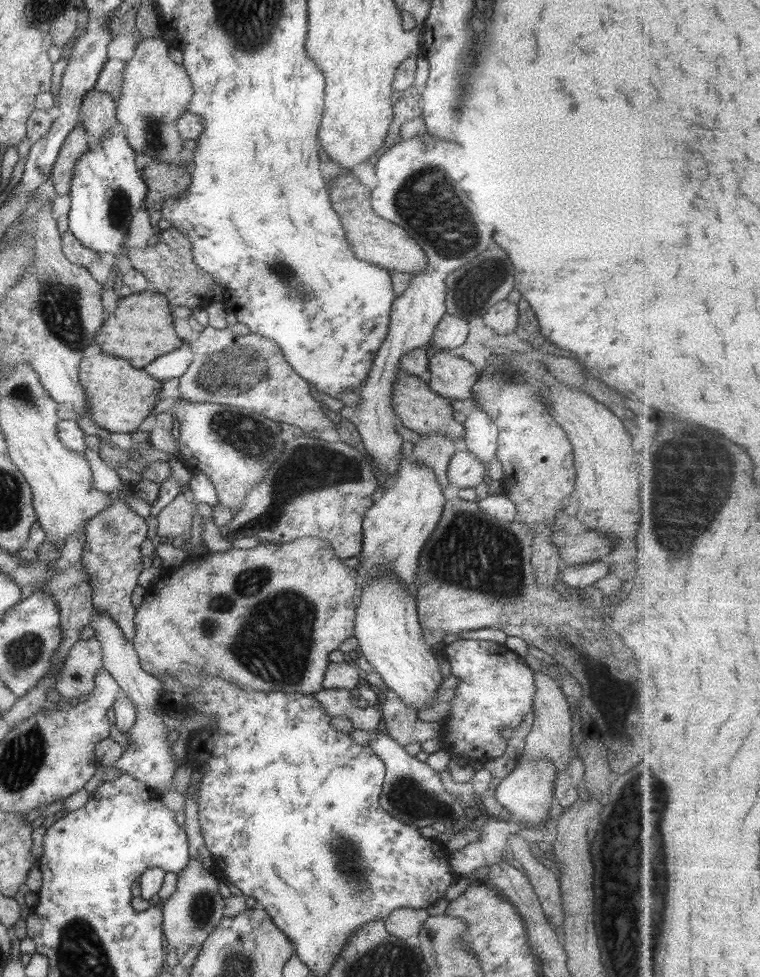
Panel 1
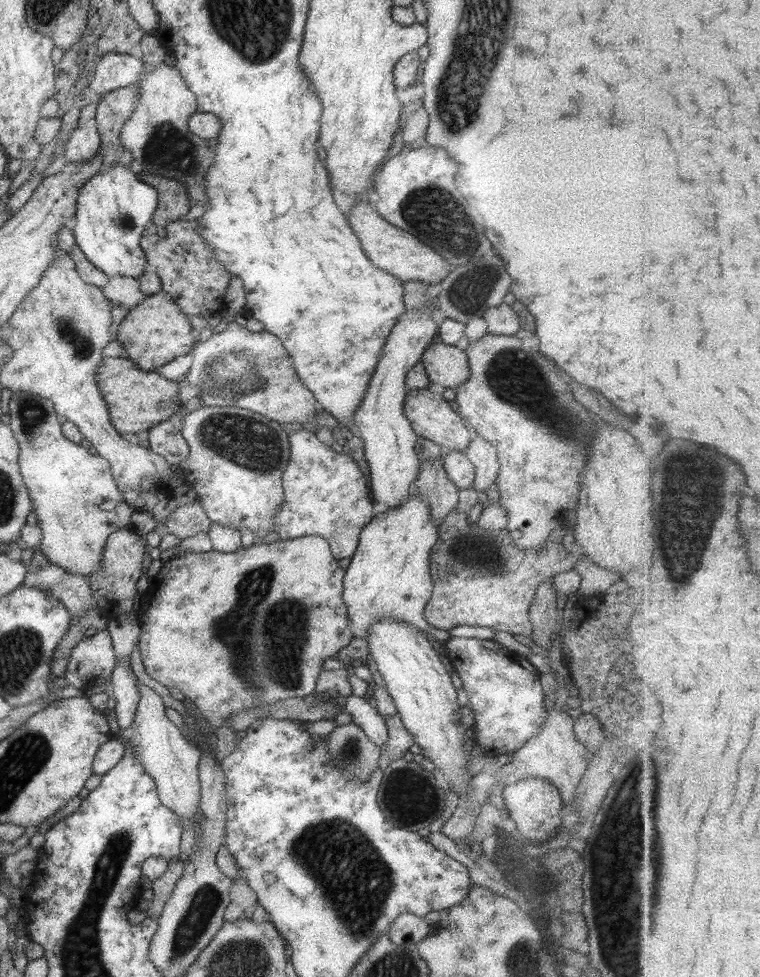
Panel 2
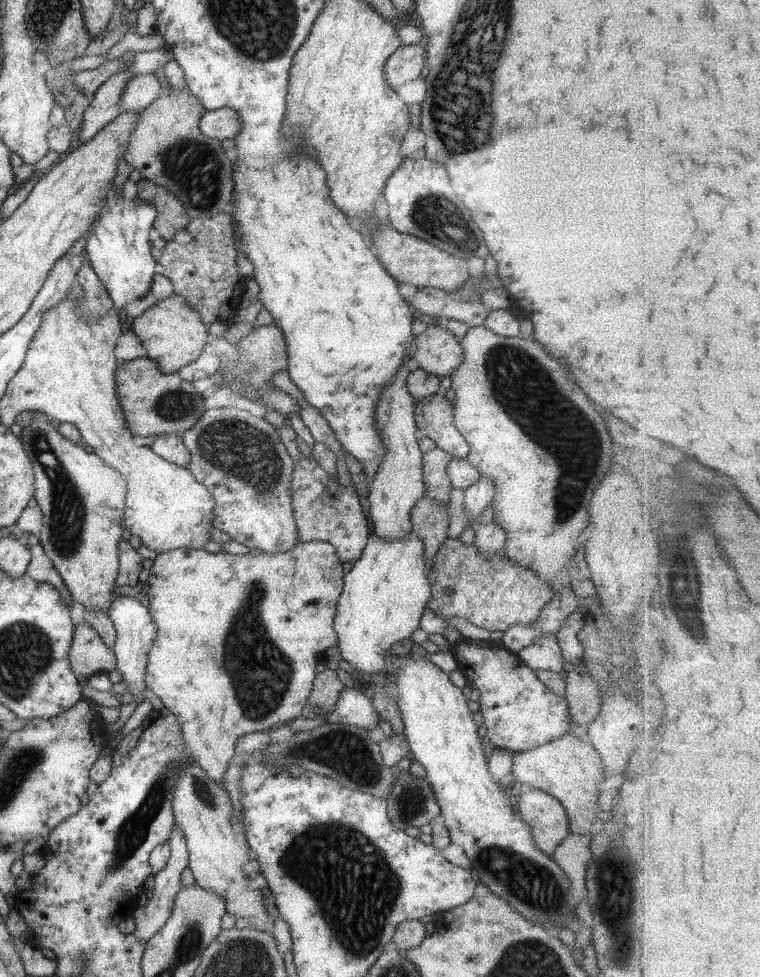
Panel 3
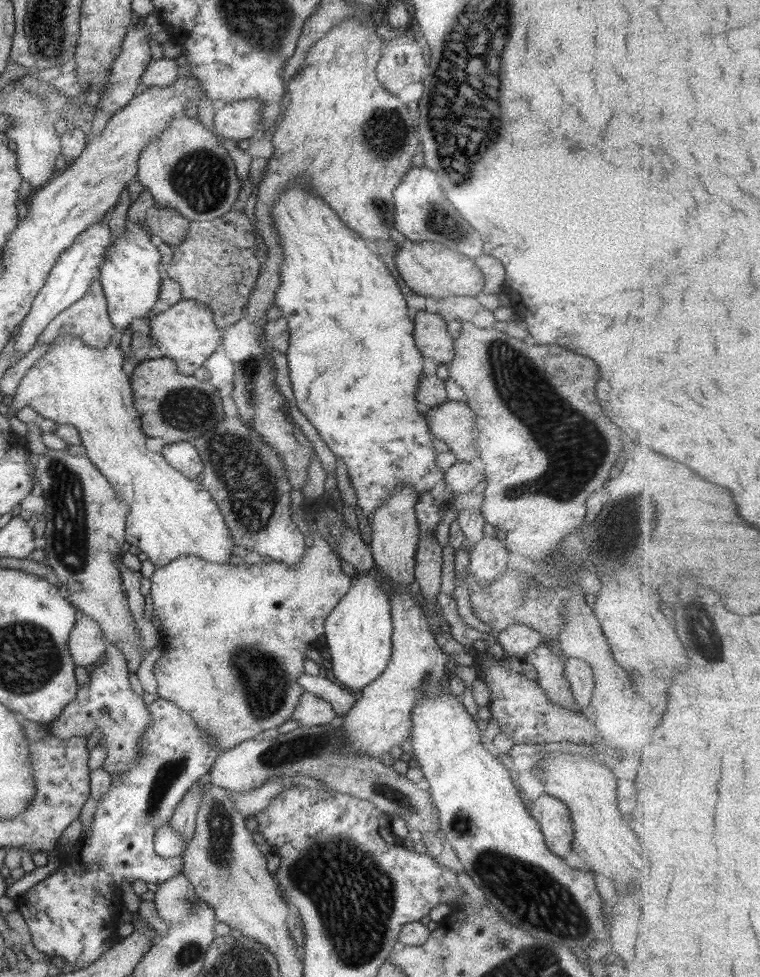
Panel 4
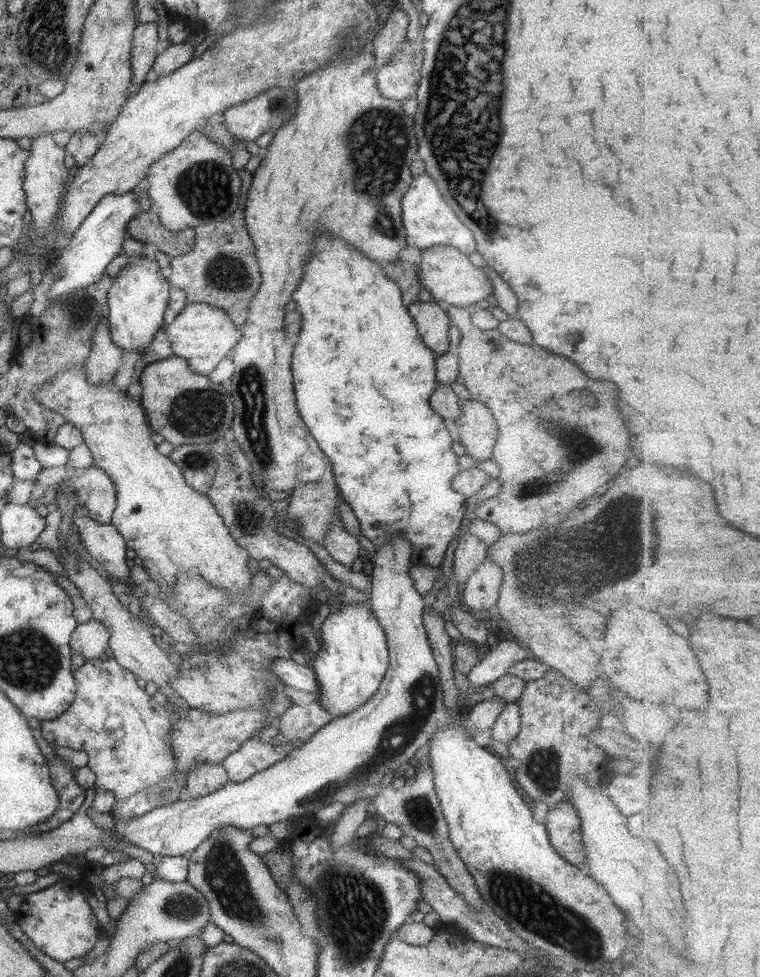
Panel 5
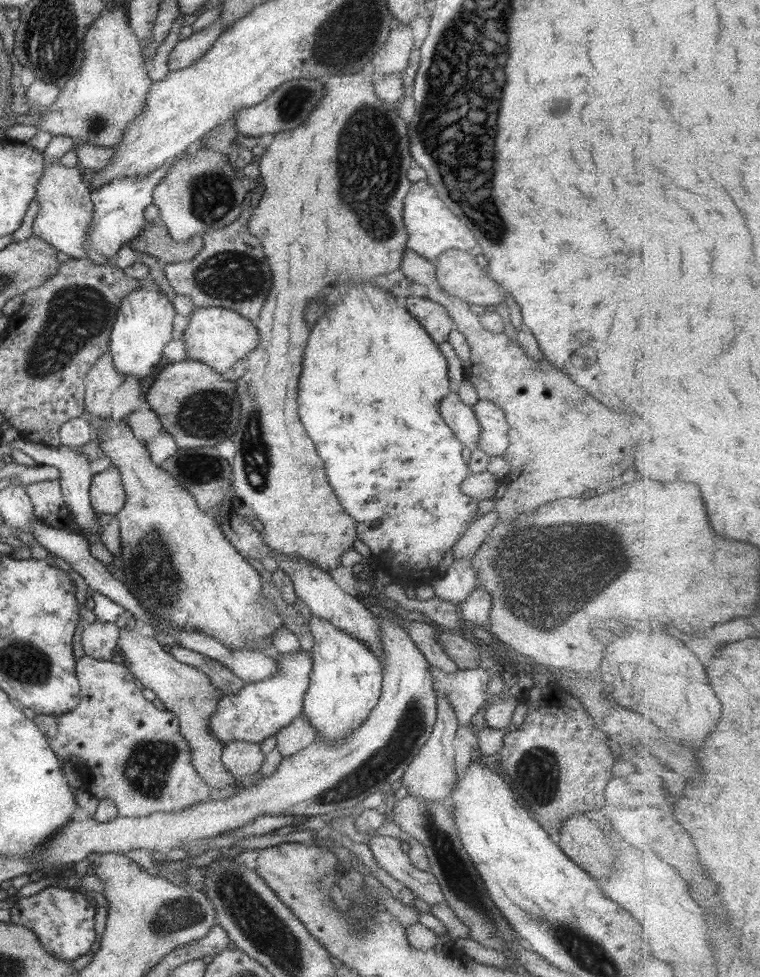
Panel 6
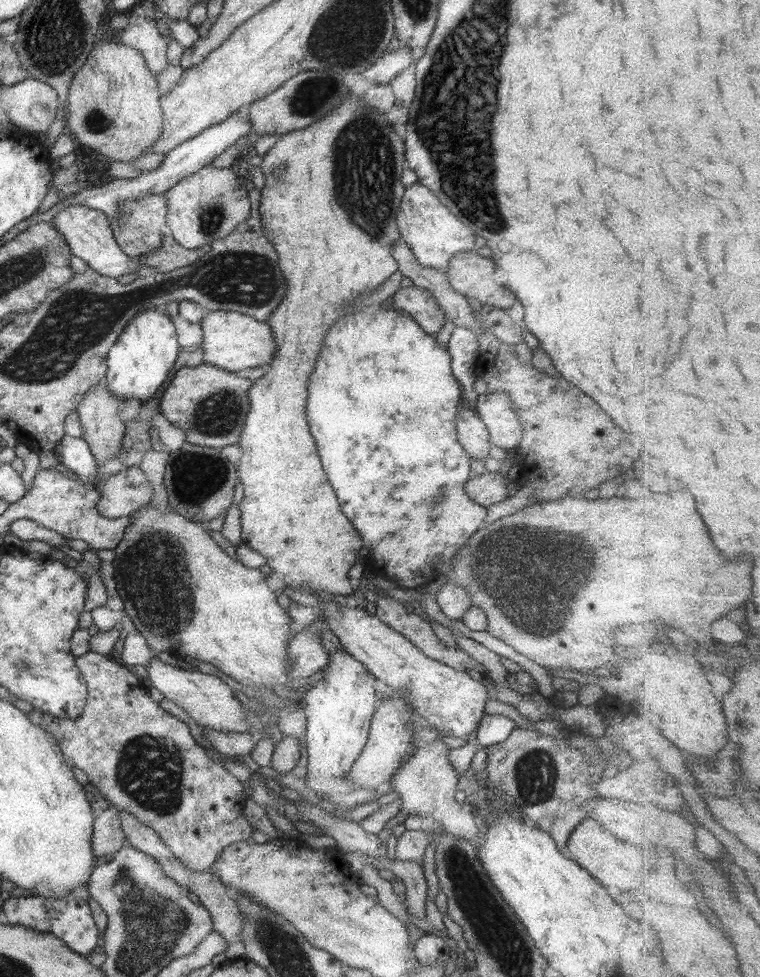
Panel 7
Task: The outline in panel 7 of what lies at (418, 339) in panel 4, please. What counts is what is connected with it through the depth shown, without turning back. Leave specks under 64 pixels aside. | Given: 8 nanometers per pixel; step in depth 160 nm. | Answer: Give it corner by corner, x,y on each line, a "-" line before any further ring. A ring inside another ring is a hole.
400,287
392,299
393,308
413,319
428,335
437,332
446,321
447,316
436,299
424,288

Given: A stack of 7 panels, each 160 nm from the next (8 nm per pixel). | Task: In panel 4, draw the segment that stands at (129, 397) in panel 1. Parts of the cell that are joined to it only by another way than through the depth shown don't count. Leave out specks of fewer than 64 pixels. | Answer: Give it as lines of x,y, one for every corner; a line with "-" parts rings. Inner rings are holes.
159,356
136,365
129,377
133,404
146,437
161,438
166,445
179,441
192,442
224,419
221,398
208,381
175,372
175,362
169,359

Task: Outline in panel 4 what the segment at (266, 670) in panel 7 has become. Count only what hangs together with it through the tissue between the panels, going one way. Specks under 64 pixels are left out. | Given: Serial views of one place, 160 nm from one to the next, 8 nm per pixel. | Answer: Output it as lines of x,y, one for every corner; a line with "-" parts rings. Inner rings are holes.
60,334
39,361
19,381
15,396
7,400
7,413
14,414
23,406
30,406
36,414
57,425
70,424
77,429
83,454
113,487
115,496
127,505
124,539
128,546
137,546
155,569
191,554
211,564
227,565
235,561
231,554
233,542
216,502
199,480
191,480
177,472
160,453
145,449
147,437
141,430
140,416
135,410
129,378
123,373
124,354
108,344
103,349
89,348
78,338

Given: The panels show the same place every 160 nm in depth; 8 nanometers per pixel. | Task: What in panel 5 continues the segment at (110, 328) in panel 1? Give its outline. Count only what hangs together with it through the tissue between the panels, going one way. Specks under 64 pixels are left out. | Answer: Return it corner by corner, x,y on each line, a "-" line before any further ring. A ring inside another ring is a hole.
186,303
175,320
172,320
171,324
163,325
163,328
171,341
173,356
185,360
191,372
206,377
230,354
242,333
240,327
231,322
224,310
205,303

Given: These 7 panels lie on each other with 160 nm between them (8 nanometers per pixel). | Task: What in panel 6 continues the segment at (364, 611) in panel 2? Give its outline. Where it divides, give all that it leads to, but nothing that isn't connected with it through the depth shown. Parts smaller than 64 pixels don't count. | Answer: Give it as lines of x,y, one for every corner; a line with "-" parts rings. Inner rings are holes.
311,615
308,621
306,630
313,638
312,648
309,650
312,656
312,669
309,673
308,689
303,696
301,712
323,742
334,744
345,740
356,728
359,728
377,705
380,698
382,668
373,653
361,645
355,637
331,627
331,624
322,618

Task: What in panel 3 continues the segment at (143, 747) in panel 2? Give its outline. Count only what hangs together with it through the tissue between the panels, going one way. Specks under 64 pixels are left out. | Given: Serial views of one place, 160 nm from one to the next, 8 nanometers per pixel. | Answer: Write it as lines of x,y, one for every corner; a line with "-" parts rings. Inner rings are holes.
195,762
182,766
175,790
172,792
172,809
174,824
183,833
188,849
188,871
194,878
194,884
199,888
220,895
225,905
225,912
233,918
245,918
249,928
258,931
270,926
267,922
267,911
263,904
263,894
260,889
247,887
247,877
243,866
249,860
249,848
244,834
235,833
229,823
234,808
224,791

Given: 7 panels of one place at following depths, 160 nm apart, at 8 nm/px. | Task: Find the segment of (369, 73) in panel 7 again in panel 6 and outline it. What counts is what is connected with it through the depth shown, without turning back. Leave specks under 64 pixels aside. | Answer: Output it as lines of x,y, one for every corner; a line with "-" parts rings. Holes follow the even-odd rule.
399,23
396,29
391,29
383,48
378,50
371,59
373,81
385,74
401,72
409,62
413,41
412,29
408,24

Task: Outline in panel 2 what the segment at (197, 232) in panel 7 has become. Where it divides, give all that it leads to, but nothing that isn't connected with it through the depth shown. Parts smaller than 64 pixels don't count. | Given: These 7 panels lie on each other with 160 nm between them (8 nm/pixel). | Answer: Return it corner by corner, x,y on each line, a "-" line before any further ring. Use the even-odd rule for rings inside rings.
164,63
144,72
135,90
139,99
135,102
131,117
127,117
127,122
119,132
122,148
143,167
143,171
182,184
186,188
189,210
187,214
179,216
177,221
197,220
206,211
208,203
204,180
213,155
207,141
195,137
187,128
189,117
196,112
195,96
187,89
177,69

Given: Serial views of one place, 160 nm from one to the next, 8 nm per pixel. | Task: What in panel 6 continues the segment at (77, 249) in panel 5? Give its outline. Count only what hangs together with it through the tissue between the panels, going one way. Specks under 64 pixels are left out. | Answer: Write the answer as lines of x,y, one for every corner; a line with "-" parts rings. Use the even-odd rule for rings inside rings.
176,160
166,162
163,166
159,166
147,174
110,180
90,192
90,201
94,209
85,237
88,259
93,264
108,264
123,243
127,244
129,240
141,233
146,222
144,220
144,208
153,203
153,189
159,184
160,179
167,174
169,168
175,165
175,162

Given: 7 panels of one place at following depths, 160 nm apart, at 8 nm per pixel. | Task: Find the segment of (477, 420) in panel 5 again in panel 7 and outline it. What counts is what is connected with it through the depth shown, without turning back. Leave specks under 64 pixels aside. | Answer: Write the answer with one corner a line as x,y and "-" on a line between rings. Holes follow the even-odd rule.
483,393
476,398
473,412
486,426
491,446
515,448
522,437
522,428
511,399
503,393

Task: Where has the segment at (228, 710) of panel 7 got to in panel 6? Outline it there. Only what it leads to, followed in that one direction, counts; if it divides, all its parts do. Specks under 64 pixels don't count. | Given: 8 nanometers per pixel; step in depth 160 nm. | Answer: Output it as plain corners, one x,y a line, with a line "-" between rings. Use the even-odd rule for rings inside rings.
119,628
117,646
123,657
122,664
139,680
144,688
155,693
155,698
163,703
165,710
171,712
178,720
180,735
188,742
191,751
191,764
207,786
223,788
233,785
234,777
220,761
223,744
208,730
208,717
217,709
216,688
199,669
179,663
161,649
154,637
142,638
139,634
125,628

